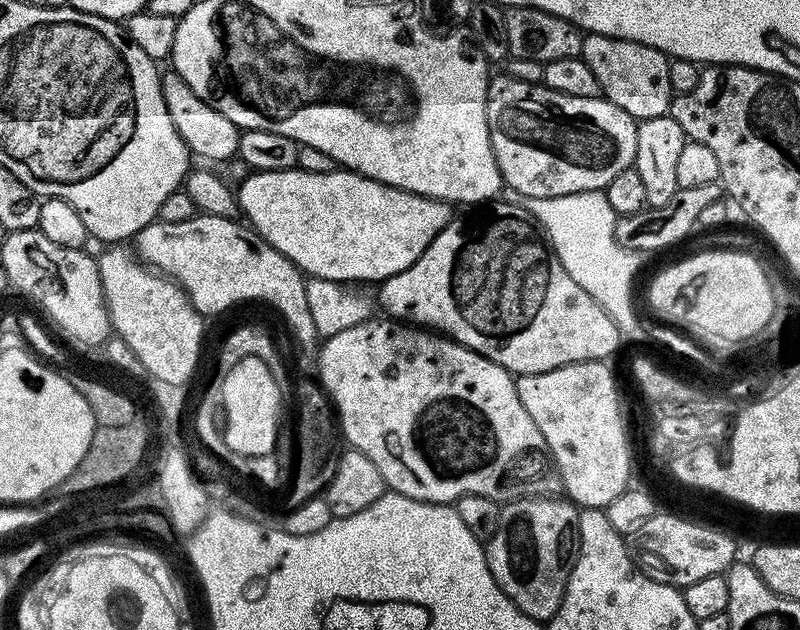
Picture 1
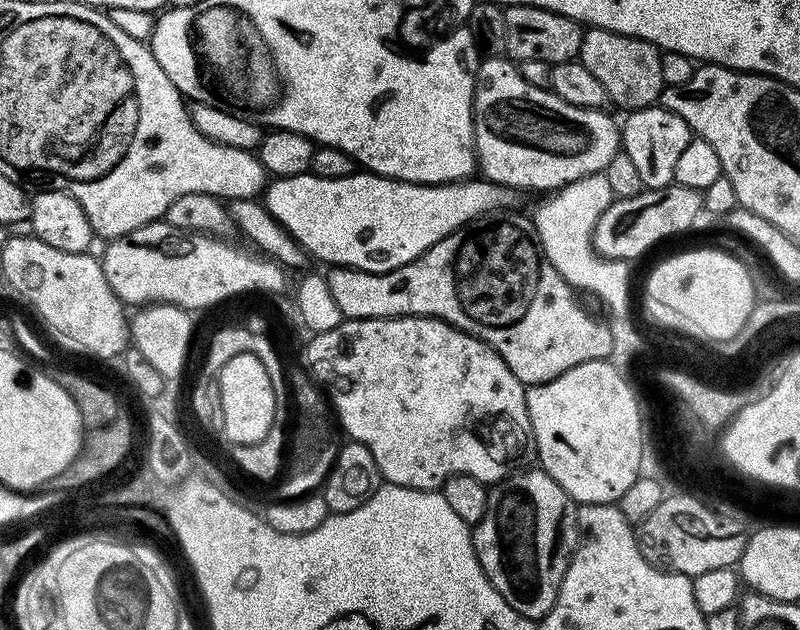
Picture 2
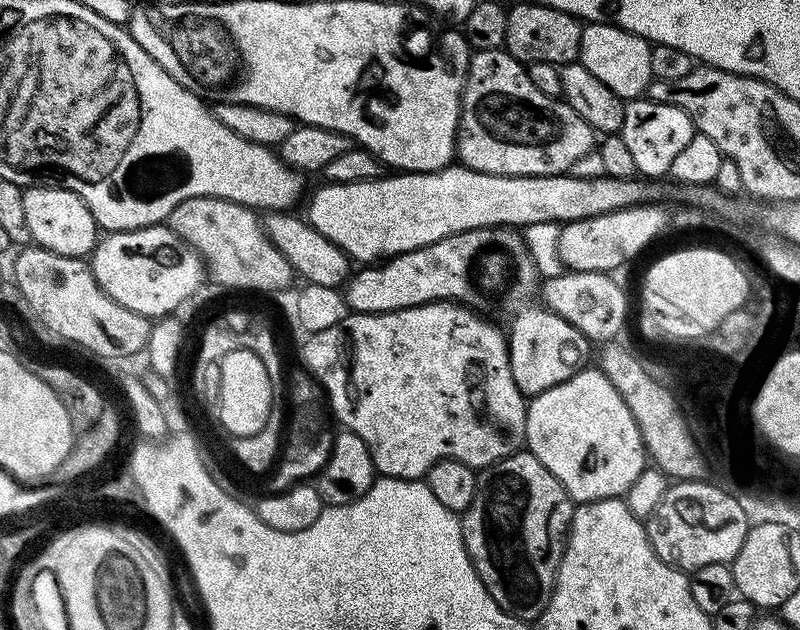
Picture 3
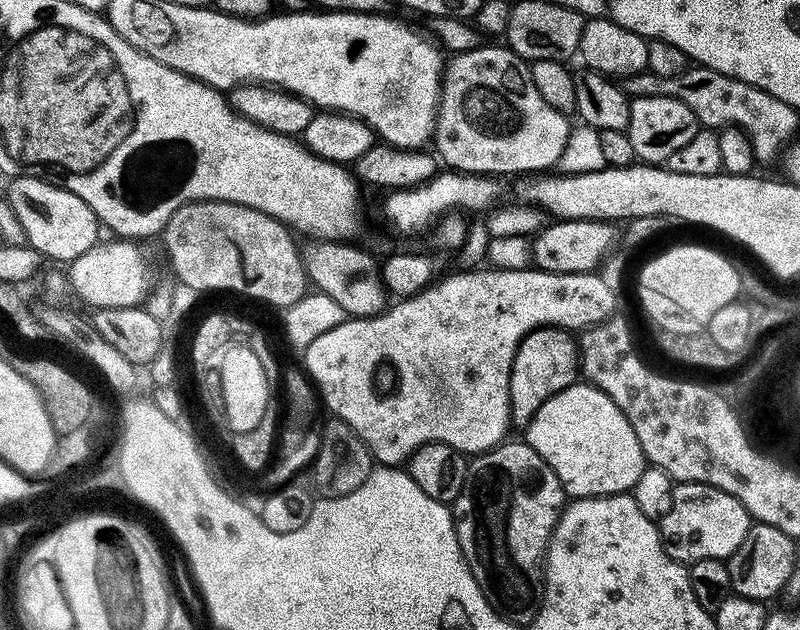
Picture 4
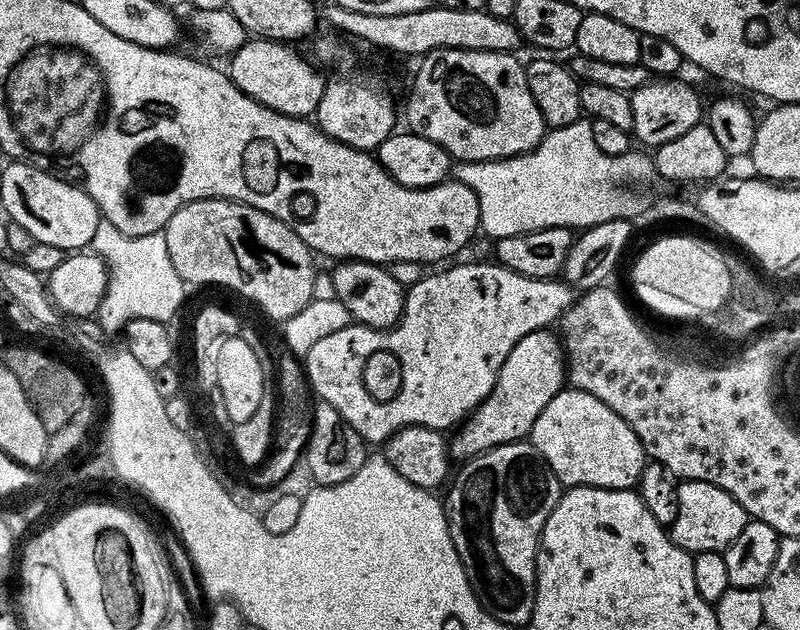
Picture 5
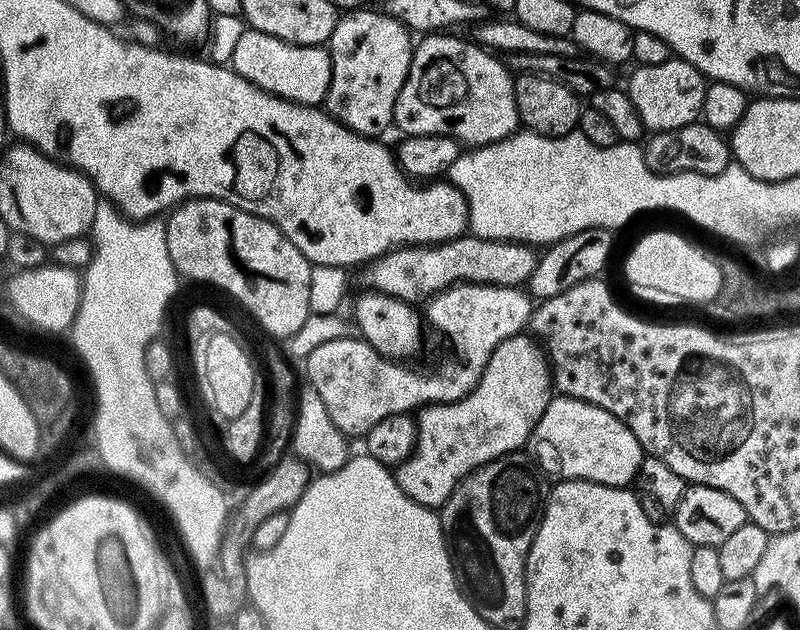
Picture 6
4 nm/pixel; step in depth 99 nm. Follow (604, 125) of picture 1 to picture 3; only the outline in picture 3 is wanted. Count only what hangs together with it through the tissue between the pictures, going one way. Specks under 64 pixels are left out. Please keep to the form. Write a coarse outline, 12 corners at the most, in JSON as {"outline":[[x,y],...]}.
{"outline":[[473,51],[456,156],[559,176],[597,133],[508,51]]}

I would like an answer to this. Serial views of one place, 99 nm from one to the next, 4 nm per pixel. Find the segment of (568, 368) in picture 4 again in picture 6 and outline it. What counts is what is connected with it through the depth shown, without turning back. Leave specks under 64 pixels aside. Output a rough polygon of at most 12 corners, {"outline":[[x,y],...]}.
{"outline":[[531,335],[494,350],[461,400],[415,417],[400,489],[439,510],[531,441],[554,398]]}

